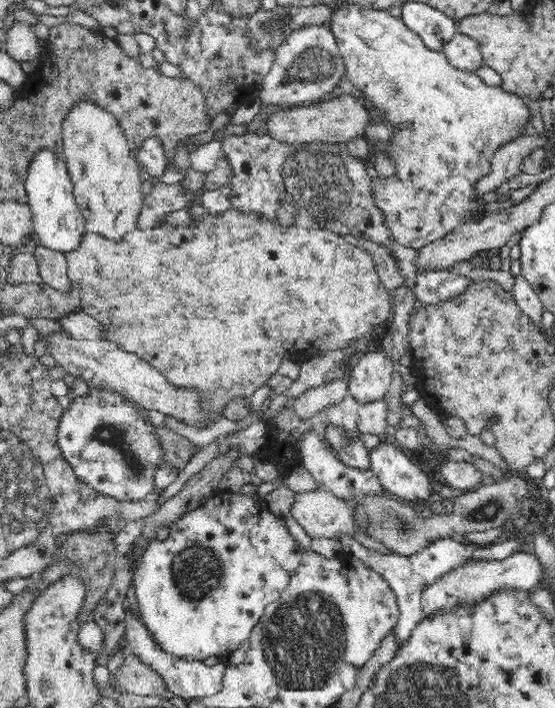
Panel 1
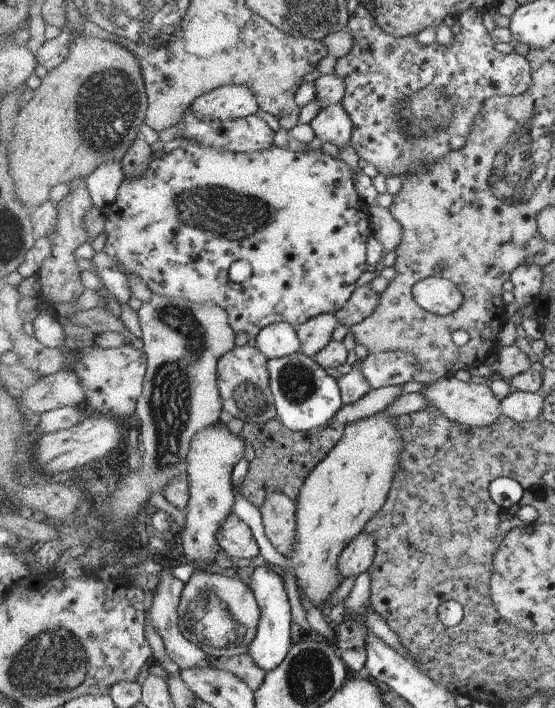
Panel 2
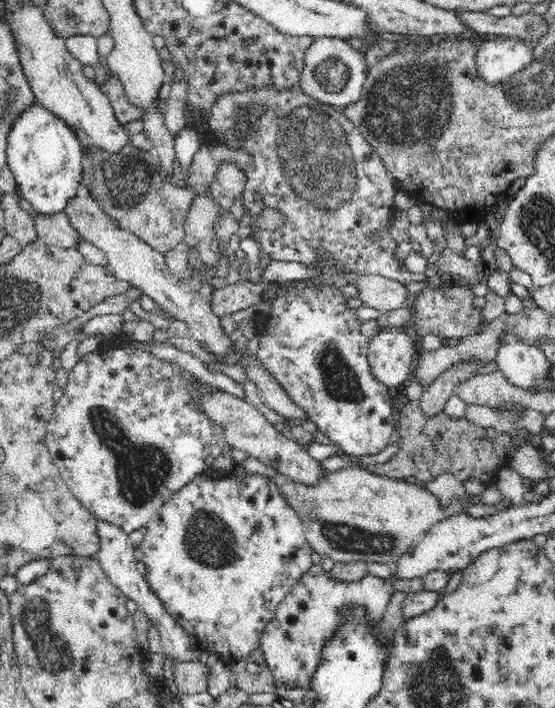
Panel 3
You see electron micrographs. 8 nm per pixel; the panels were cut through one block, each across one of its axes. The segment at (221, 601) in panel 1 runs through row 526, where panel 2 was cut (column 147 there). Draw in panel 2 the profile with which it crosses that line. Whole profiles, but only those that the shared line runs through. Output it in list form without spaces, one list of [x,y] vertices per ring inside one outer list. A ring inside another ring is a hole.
[[[188,142],[187,146],[182,146],[177,149],[174,149],[171,153],[168,153],[165,157],[154,160],[151,163],[150,168],[146,171],[146,174],[143,174],[141,177],[128,177],[123,183],[122,188],[120,189],[120,194],[118,195],[118,200],[112,205],[109,206],[110,213],[106,214],[108,218],[105,222],[105,233],[107,234],[107,242],[104,247],[104,251],[110,257],[112,257],[117,262],[117,267],[114,269],[123,272],[126,276],[127,274],[135,274],[139,276],[154,292],[154,294],[159,294],[160,296],[174,297],[174,298],[185,298],[189,301],[194,301],[200,304],[216,304],[220,305],[223,309],[226,309],[226,312],[229,313],[229,323],[233,327],[233,332],[242,334],[248,334],[248,337],[255,338],[259,335],[265,328],[272,323],[287,322],[288,324],[293,325],[295,328],[299,327],[301,324],[304,324],[310,320],[310,318],[324,314],[324,313],[334,313],[336,314],[349,302],[350,298],[353,296],[353,292],[357,290],[356,280],[358,276],[364,272],[366,268],[366,240],[368,236],[360,232],[360,227],[358,222],[362,216],[366,216],[366,204],[358,198],[356,194],[355,182],[353,181],[352,167],[349,164],[346,164],[342,160],[336,160],[334,157],[328,156],[321,150],[313,152],[293,152],[288,147],[274,147],[269,148],[268,150],[255,153],[233,153],[232,151],[226,149],[215,149],[214,147],[204,146],[202,143]],[[246,260],[248,264],[252,267],[252,274],[241,282],[240,284],[234,284],[228,279],[228,269],[229,266],[236,261]]]

